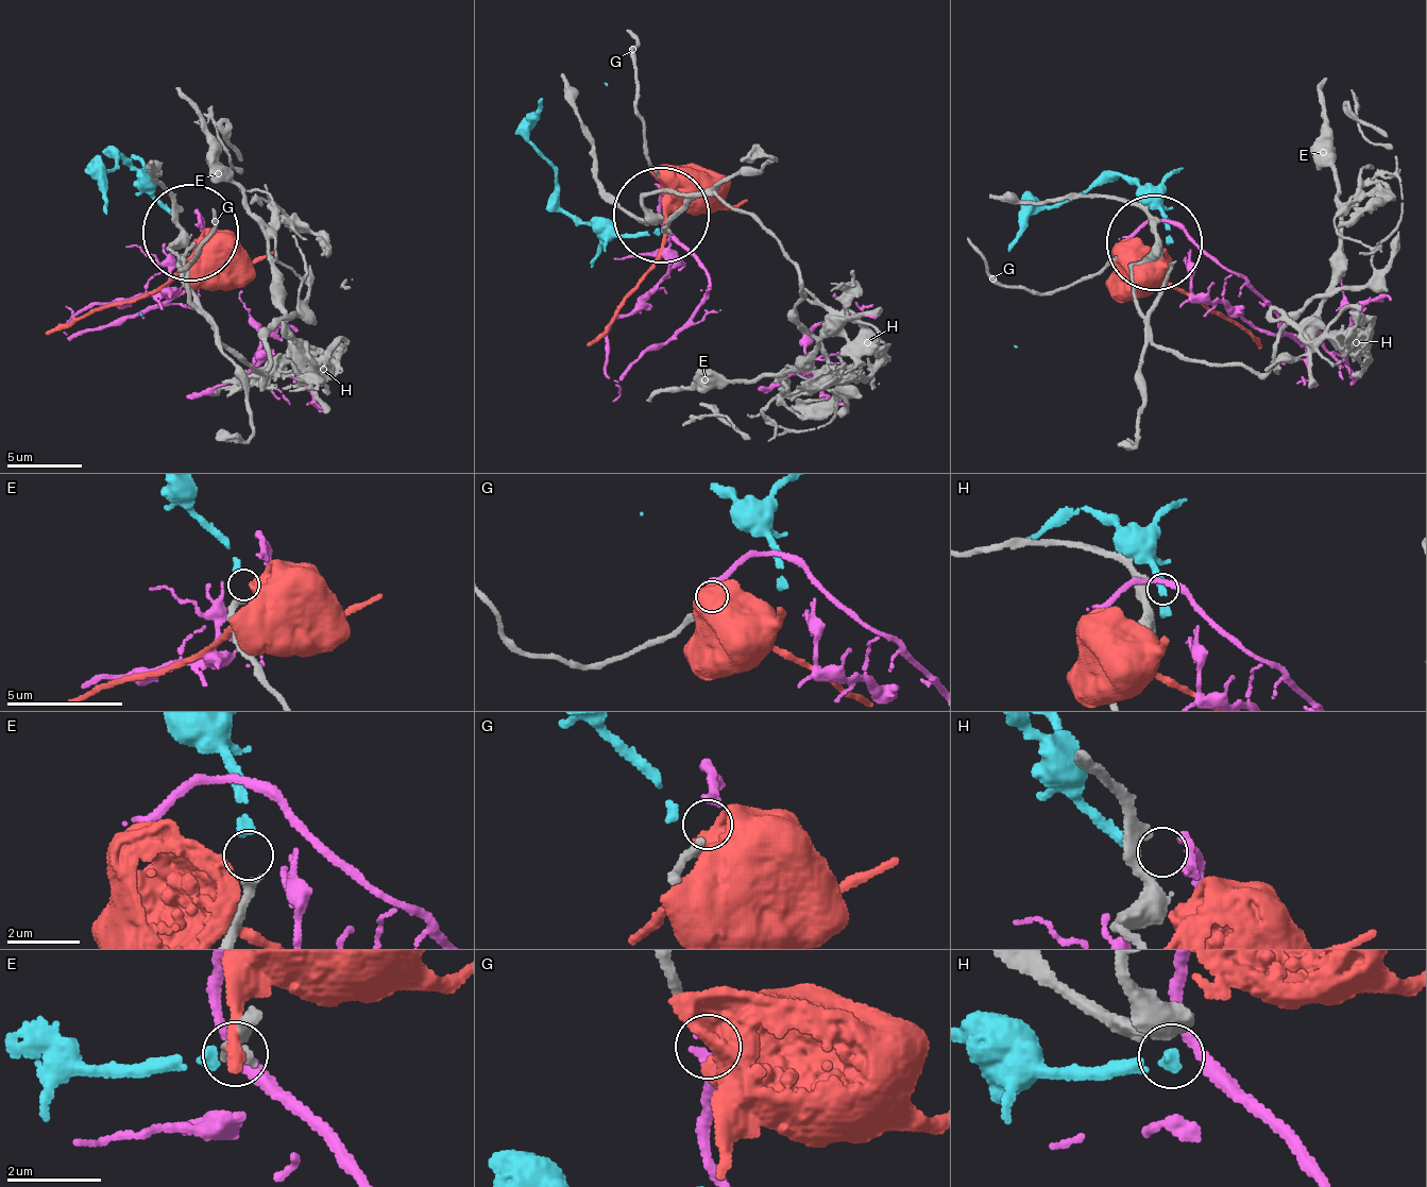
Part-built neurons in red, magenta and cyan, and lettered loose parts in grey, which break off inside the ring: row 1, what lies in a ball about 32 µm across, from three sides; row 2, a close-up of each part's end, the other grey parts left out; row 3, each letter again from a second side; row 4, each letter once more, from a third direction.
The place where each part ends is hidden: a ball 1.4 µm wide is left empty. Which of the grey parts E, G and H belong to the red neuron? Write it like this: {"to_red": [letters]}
{"to_red": []}

